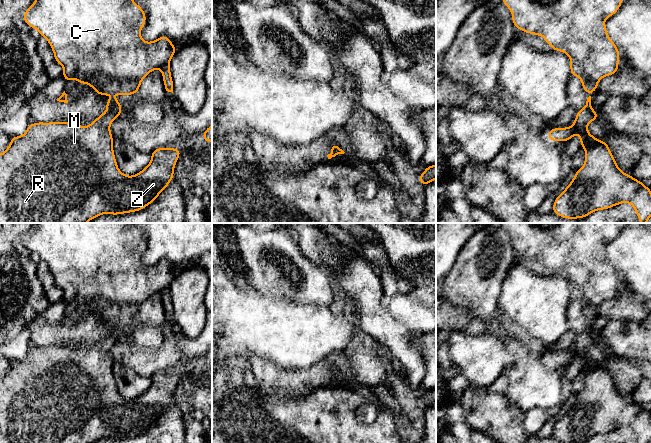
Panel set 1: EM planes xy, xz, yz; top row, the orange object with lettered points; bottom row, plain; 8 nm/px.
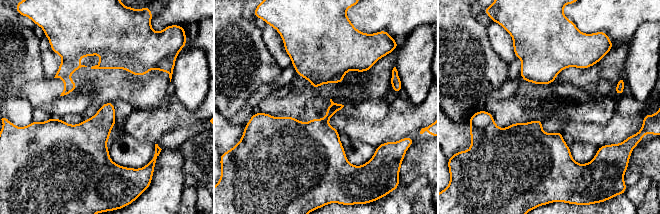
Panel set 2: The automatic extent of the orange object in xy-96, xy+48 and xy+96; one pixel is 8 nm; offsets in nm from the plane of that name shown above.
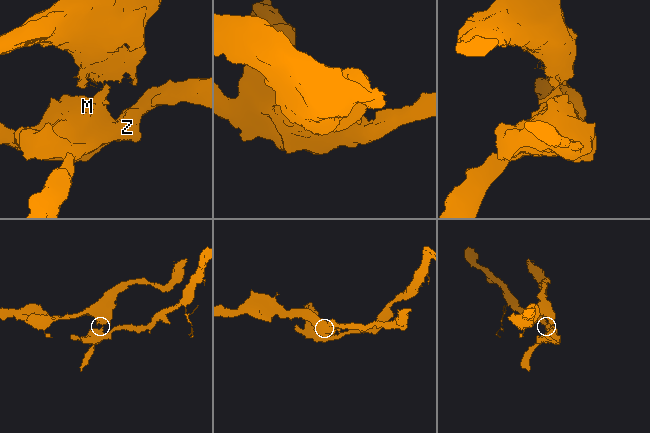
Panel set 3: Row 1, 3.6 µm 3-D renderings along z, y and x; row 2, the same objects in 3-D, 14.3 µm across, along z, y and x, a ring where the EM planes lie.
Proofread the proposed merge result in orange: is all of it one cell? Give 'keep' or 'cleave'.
cleave

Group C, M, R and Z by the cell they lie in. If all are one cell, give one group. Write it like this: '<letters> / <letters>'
C / M R Z

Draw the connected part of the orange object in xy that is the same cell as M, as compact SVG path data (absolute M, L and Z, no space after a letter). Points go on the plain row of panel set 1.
M109 333L86 351L70 346L29 347L23 359L11 361L10 369L4 377L0 378L0 443L94 443L102 438L119 439L137 436L153 427L173 403L174 392L182 374L167 371L157 372L150 378L151 385L147 391L133 400L125 399L118 392L113 374L113 359L109 353L112 346L121 338L121 333Z

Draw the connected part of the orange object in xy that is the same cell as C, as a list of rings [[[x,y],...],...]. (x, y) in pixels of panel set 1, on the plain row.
[[[36,223],[24,236],[23,245],[47,263],[55,285],[64,292],[62,301],[66,306],[76,303],[80,308],[88,308],[98,319],[113,318],[106,326],[107,334],[122,333],[114,319],[136,318],[142,304],[155,293],[162,295],[164,311],[166,315],[173,317],[169,288],[177,271],[165,259],[152,266],[145,266],[141,262],[140,256],[146,248],[146,237],[132,223]]]

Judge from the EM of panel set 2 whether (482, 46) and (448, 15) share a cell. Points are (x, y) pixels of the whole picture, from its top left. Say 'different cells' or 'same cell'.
same cell

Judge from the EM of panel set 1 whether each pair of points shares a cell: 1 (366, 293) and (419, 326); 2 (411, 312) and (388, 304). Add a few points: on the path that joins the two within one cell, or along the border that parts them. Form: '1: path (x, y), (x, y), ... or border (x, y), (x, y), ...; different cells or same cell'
1: border (383, 295), (382, 305), (398, 320); different cells
2: path (405, 309), (399, 305), (394, 305); same cell

